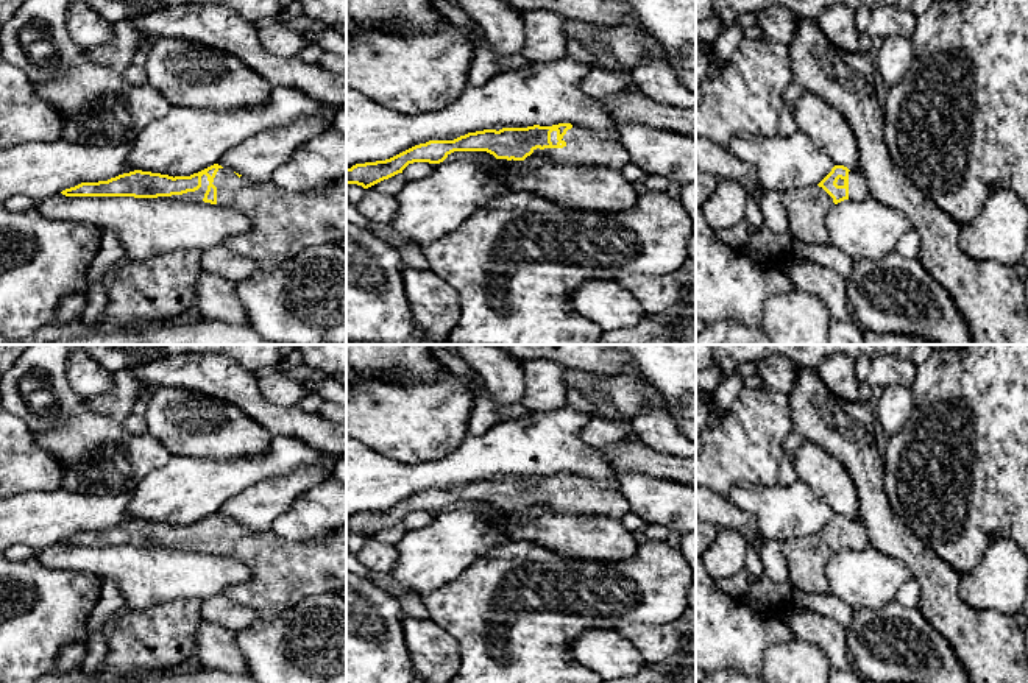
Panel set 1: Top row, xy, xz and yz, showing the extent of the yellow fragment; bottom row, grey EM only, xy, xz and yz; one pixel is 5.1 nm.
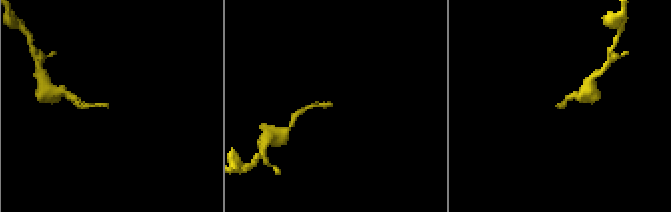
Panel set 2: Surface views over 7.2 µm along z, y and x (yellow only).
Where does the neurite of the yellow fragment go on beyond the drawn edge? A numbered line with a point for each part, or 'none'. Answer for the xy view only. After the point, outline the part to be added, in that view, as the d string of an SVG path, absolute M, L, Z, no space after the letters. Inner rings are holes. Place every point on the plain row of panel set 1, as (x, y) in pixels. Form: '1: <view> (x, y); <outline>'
1: xy (197, 544); M203 524L203 526L201 526L201 536L200 536L198 540L195 540L195 541L187 541L187 543L183 543L183 544L158 546L158 547L178 547L178 549L203 550L204 543L206 543L206 540L207 540L207 535L209 535L207 526Z

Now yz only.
1: yz (858, 538); M858 519L849 521L849 549L869 547L869 538L864 526Z

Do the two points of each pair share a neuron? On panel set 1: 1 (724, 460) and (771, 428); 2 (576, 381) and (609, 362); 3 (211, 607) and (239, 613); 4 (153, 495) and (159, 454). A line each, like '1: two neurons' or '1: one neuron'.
1: one neuron
2: two neurons
3: one neuron
4: two neurons

